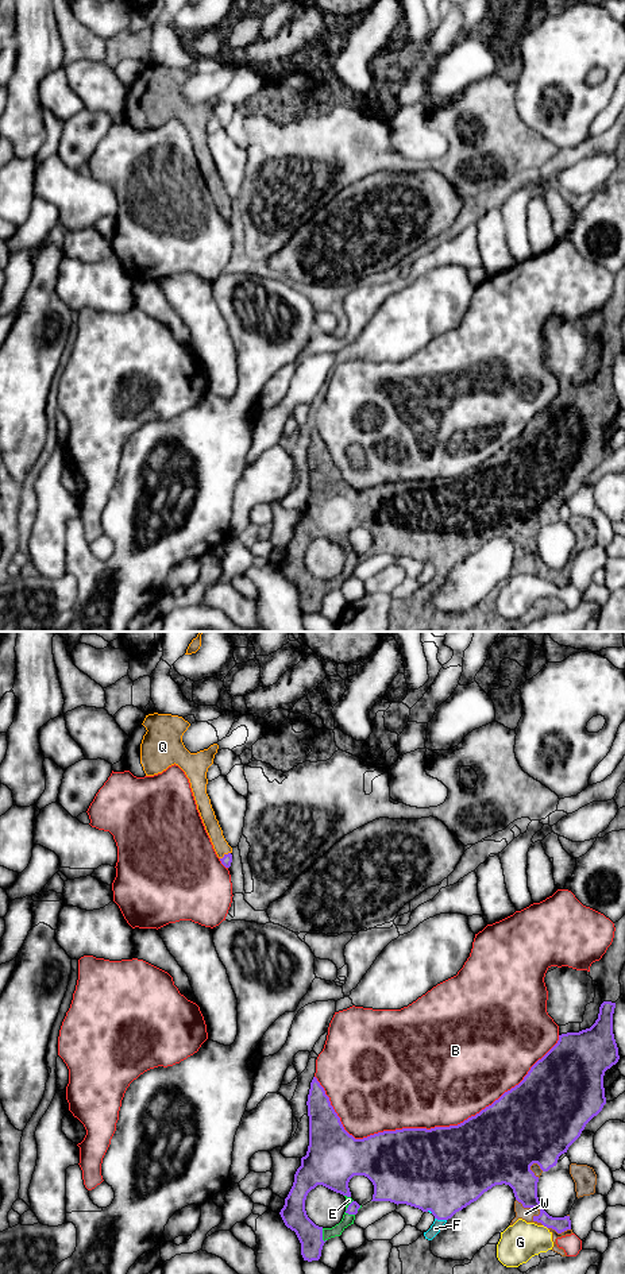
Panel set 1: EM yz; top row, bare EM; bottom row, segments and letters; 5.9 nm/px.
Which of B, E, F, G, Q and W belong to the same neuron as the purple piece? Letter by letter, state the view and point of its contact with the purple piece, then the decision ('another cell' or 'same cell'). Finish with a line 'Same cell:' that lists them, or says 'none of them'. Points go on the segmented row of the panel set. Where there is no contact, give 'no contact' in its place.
B: yz (431, 1128) | another cell
E: yz (321, 1235) | same cell
F: yz (440, 1219) | same cell
G: yz (546, 1226) | another cell
Q: yz (224, 854) | same cell
W: yz (537, 1208) | same cell
Same cell: E, F, Q, W

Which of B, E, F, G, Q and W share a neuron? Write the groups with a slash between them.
B G / E F Q W

